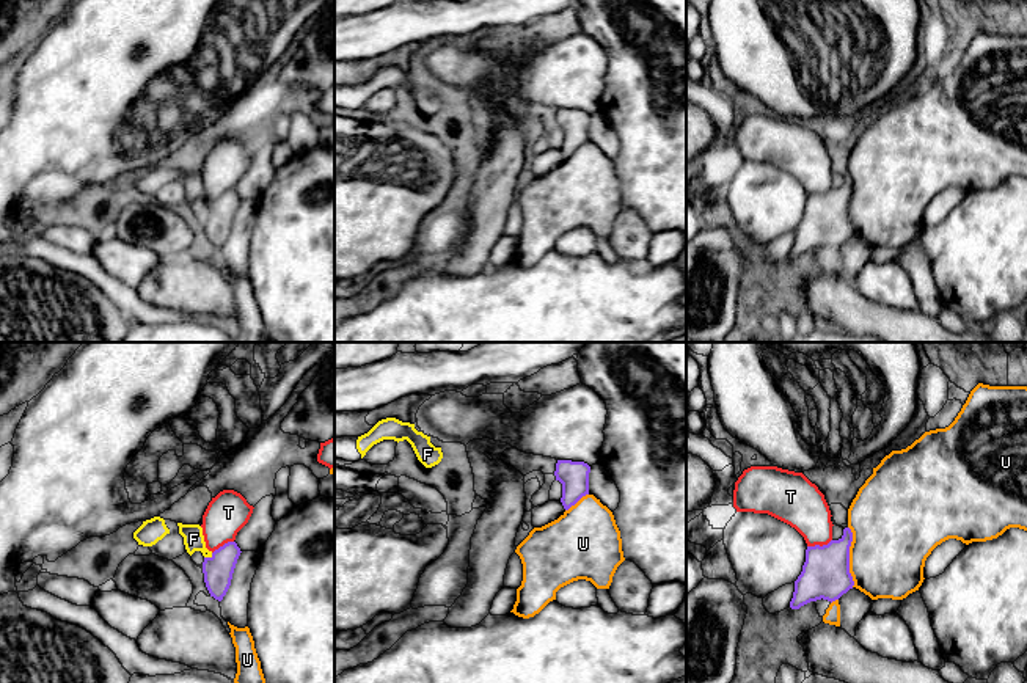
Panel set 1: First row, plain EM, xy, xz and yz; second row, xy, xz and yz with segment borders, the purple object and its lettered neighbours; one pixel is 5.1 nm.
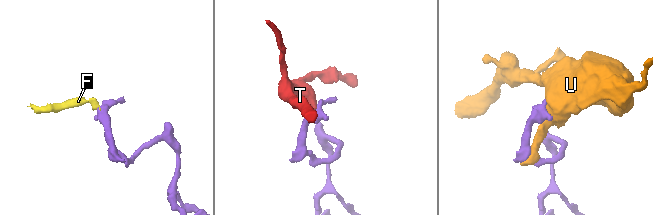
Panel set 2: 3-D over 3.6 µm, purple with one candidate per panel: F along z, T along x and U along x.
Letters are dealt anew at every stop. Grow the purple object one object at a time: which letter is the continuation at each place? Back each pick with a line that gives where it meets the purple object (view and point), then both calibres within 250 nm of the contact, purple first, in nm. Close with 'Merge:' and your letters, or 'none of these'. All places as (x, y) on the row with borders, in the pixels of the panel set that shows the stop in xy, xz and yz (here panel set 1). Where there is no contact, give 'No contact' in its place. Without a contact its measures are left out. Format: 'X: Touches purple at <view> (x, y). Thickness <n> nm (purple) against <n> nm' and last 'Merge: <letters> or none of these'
F: Touches purple at xy (208, 558). Thickness 150 nm (purple) against 110 nm
Merge: F

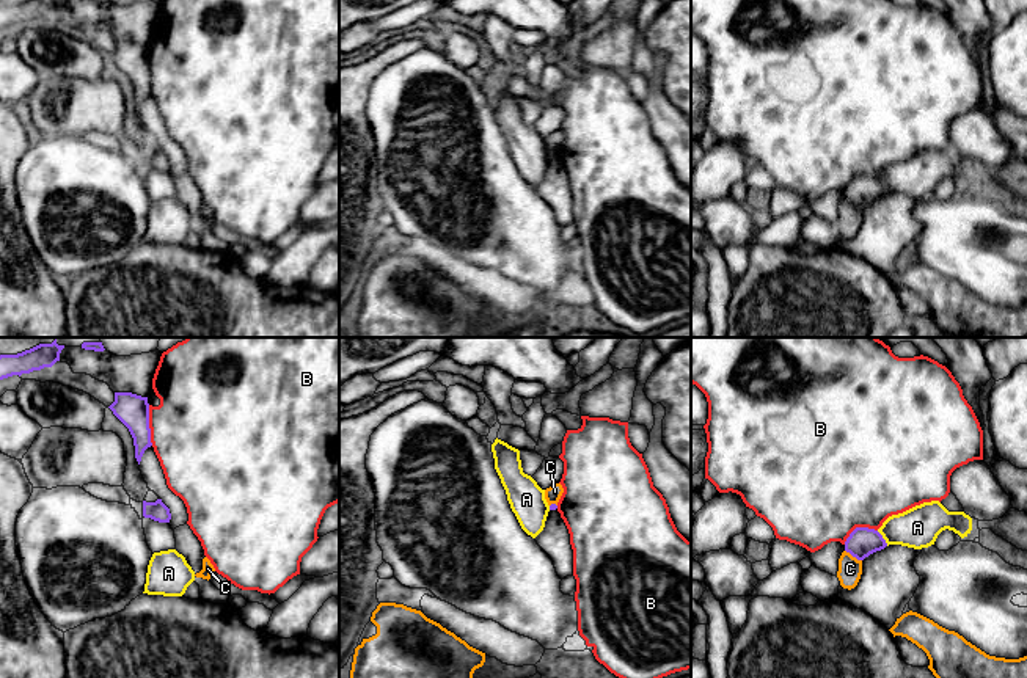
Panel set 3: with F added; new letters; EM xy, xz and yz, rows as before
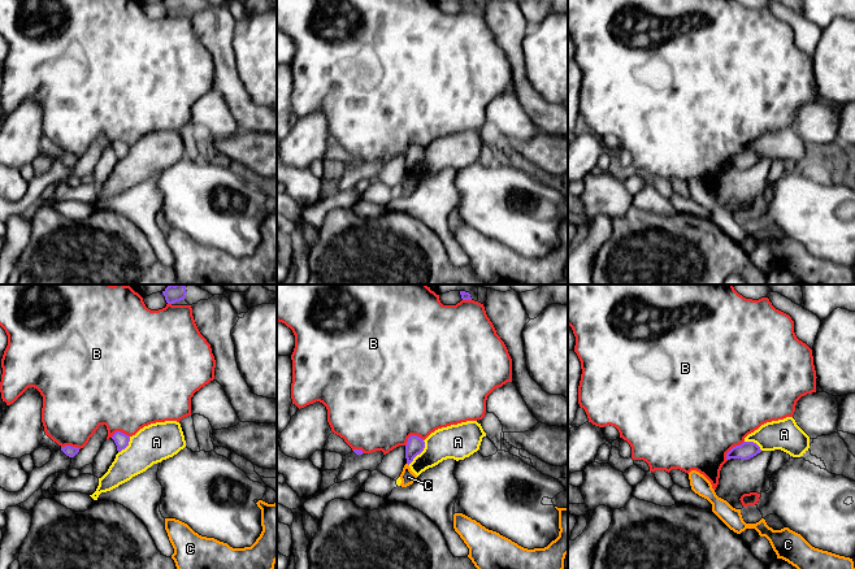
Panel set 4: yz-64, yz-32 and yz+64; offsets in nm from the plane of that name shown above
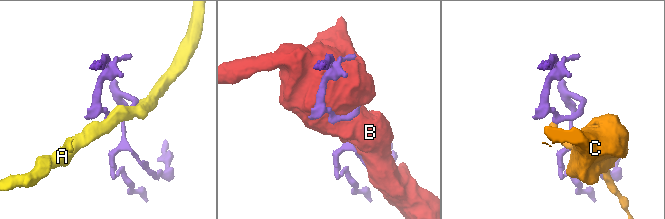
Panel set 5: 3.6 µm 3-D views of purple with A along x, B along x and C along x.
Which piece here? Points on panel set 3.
Merge: none of these

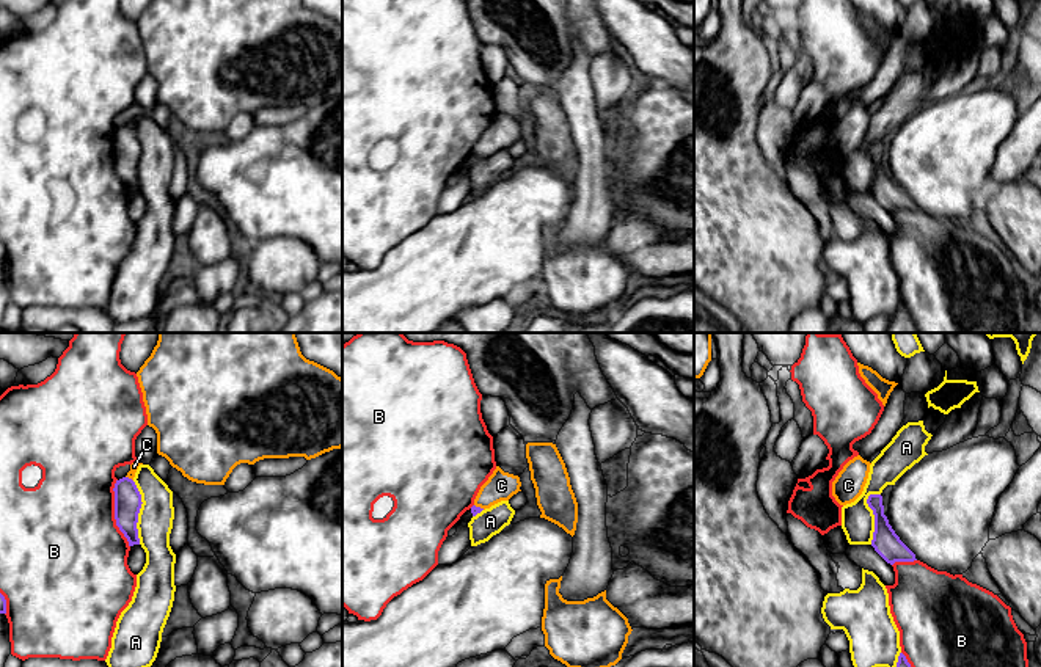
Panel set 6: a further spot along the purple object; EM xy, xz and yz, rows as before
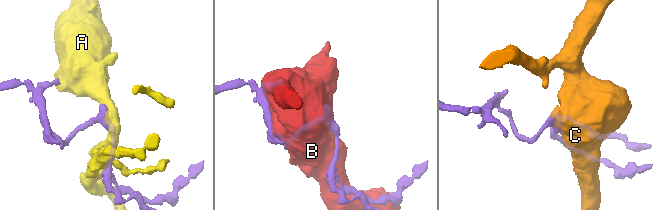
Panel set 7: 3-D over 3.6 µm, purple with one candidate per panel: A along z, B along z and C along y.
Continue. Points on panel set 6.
Merge: none of these

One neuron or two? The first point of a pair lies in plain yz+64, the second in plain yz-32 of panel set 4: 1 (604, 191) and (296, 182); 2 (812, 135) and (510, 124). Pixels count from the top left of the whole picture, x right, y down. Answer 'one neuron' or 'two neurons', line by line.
1: one neuron
2: one neuron

